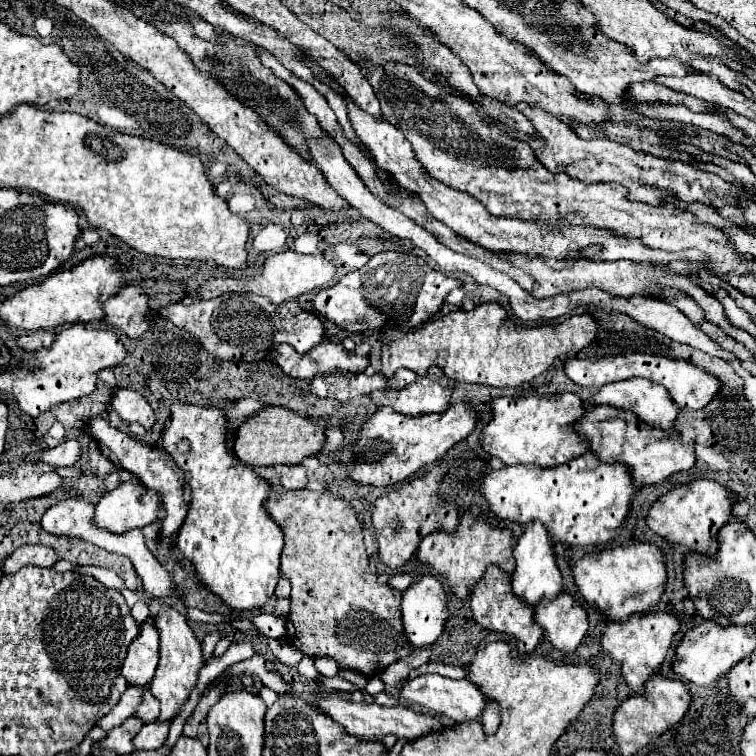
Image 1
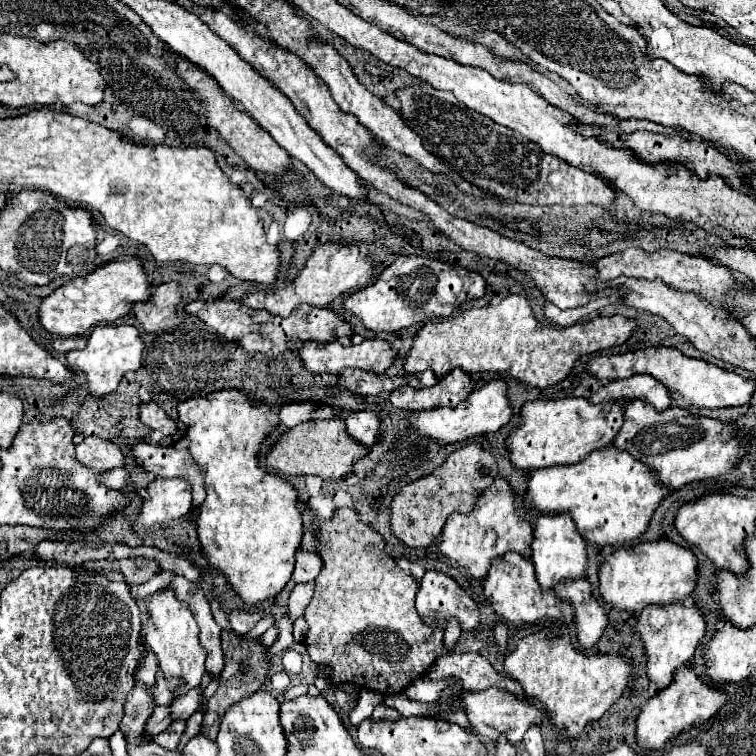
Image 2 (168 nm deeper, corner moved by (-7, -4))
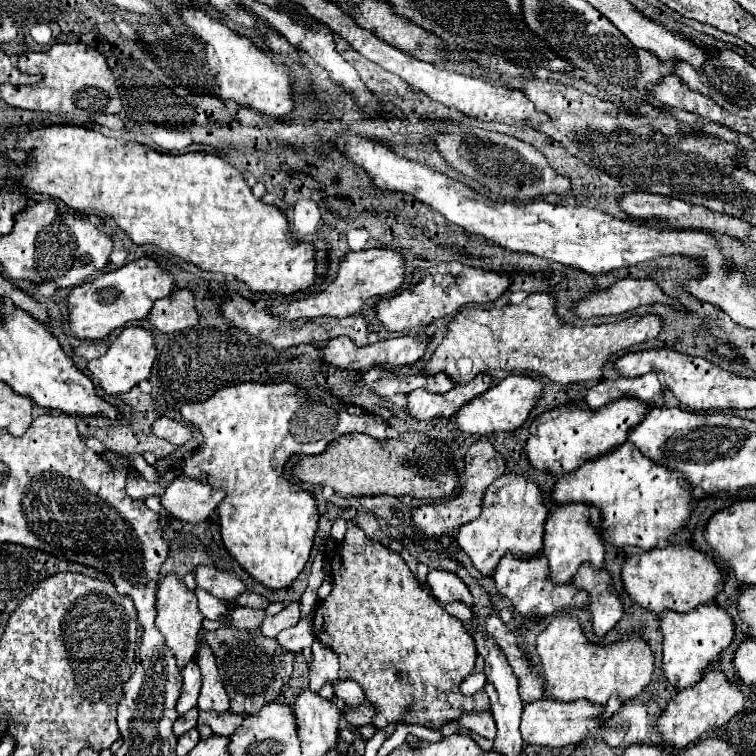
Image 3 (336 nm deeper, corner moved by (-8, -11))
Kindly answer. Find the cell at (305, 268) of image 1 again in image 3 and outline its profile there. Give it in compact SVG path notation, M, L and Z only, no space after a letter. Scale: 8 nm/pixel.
M370 248L362 252L348 252L344 260L340 262L340 270L334 282L324 286L324 292L310 294L306 298L294 300L286 306L272 308L274 316L280 316L282 320L298 320L298 318L318 318L318 316L334 316L334 318L346 318L352 314L360 314L362 306L368 300L382 298L388 294L394 294L404 284L404 256L394 250L386 248Z

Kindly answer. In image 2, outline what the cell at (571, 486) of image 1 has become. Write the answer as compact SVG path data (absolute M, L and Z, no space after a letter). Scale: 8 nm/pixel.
M615 447L599 449L591 455L587 455L583 461L575 465L555 465L547 469L535 469L527 477L527 491L525 491L525 507L535 509L543 515L557 515L557 513L569 513L575 521L575 527L579 535L593 543L593 545L611 545L611 547L623 547L629 541L637 539L647 531L649 519L657 505L663 499L663 485L655 475L651 475L651 469L631 457L627 451L617 451Z

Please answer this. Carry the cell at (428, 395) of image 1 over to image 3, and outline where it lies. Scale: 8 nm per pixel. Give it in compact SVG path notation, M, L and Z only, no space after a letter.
M488 374L476 376L476 380L468 384L458 384L446 394L432 394L428 390L416 390L408 394L408 412L416 420L430 420L430 418L452 418L464 404L480 396L492 386L492 378Z

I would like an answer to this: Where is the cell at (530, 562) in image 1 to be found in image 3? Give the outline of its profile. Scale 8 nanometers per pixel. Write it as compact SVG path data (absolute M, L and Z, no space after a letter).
M564 504L558 506L544 530L544 556L550 562L550 576L552 580L558 580L558 584L566 584L574 578L582 562L590 562L596 568L604 566L604 542L600 538L600 510L590 504Z

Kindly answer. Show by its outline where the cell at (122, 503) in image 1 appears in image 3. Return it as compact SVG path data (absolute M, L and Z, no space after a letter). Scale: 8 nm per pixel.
M176 478L162 496L162 506L182 522L198 524L208 520L224 498L224 490L214 490L202 478Z

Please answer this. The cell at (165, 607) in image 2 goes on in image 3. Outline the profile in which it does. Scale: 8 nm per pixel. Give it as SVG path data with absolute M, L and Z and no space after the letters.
M170 574L166 576L162 582L160 582L160 592L156 594L158 596L158 616L156 616L156 626L160 628L160 632L164 634L166 638L166 644L168 648L172 648L176 660L178 660L178 668L182 668L186 662L190 662L194 658L194 652L196 652L196 640L198 640L198 632L202 628L202 620L204 616L200 614L198 610L198 604L196 604L196 594L192 590L188 590L184 586L184 582Z

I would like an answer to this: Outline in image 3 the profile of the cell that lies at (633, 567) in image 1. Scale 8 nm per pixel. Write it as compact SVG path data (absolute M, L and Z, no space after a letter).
M666 544L660 548L630 556L624 564L622 580L630 598L656 614L664 610L686 614L696 606L714 600L714 596L724 588L722 570L716 566L712 556L692 546L678 546L678 544Z

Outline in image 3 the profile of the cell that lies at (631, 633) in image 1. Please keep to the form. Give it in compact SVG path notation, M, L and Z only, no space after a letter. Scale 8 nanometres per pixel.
M714 602L700 604L696 610L688 614L676 614L676 612L664 612L660 616L662 624L660 630L664 634L664 676L670 684L678 684L678 688L688 688L696 682L700 682L700 676L708 668L708 664L718 658L718 654L730 646L734 640L734 622L732 616L716 606Z

